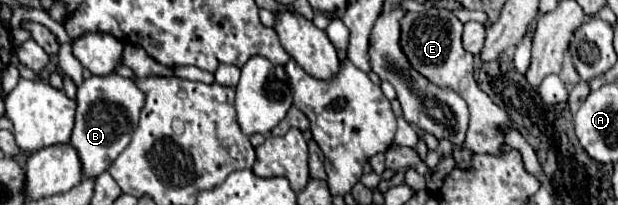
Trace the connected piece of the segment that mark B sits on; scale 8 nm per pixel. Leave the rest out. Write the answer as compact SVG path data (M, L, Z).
M109 75L107 79L103 77L89 77L85 83L77 89L77 109L75 109L75 127L71 135L71 145L79 151L79 159L83 163L83 175L85 179L97 177L103 171L109 169L109 165L115 161L115 157L129 145L133 129L139 123L139 113L145 103L145 95L137 89L137 85L131 79L119 77L119 75Z

